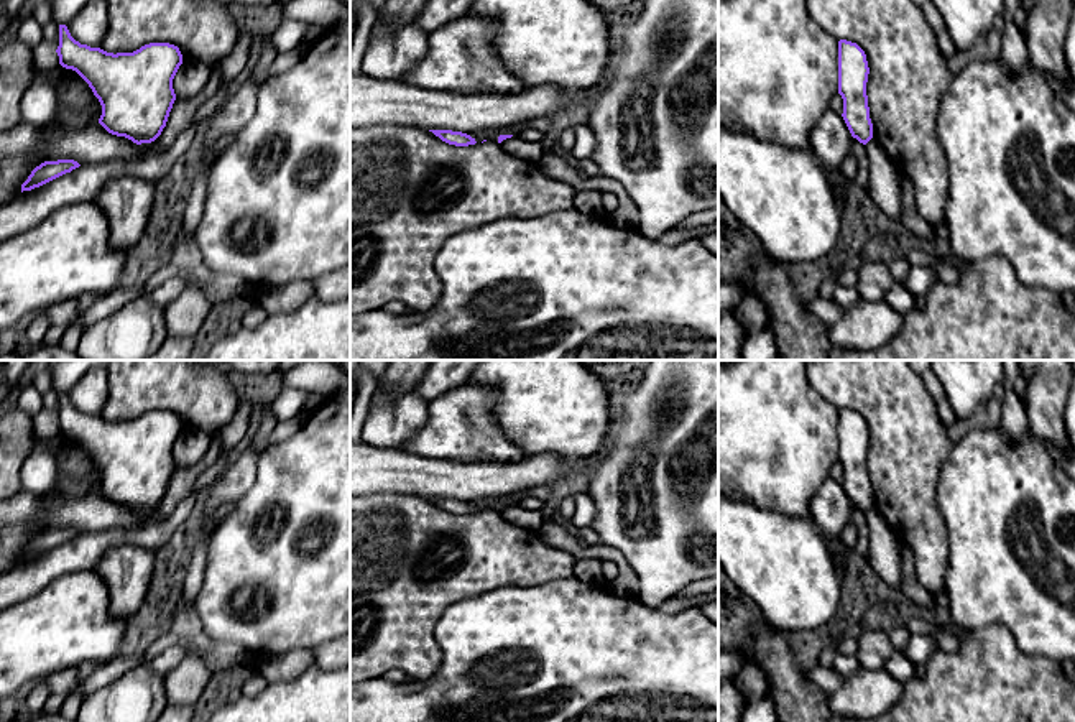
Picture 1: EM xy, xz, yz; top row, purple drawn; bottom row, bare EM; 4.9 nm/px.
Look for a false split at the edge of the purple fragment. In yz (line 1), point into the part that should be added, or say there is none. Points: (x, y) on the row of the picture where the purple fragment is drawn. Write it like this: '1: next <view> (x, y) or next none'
1: next none

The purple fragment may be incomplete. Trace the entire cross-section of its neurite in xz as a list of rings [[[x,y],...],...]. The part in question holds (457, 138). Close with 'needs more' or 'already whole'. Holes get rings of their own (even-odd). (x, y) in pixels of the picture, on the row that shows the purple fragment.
[[[429,130],[429,132],[439,137],[442,141],[455,146],[468,146],[477,143],[475,138],[462,132],[452,132],[452,130]]]; already whole

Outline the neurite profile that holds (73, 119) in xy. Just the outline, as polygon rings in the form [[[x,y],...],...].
[[[95,97],[94,105],[89,110],[67,110],[64,107],[58,107],[54,118],[49,122],[51,127],[67,127],[71,130],[85,127],[92,122],[97,122],[94,118],[94,113],[100,110],[102,105],[99,99]]]

